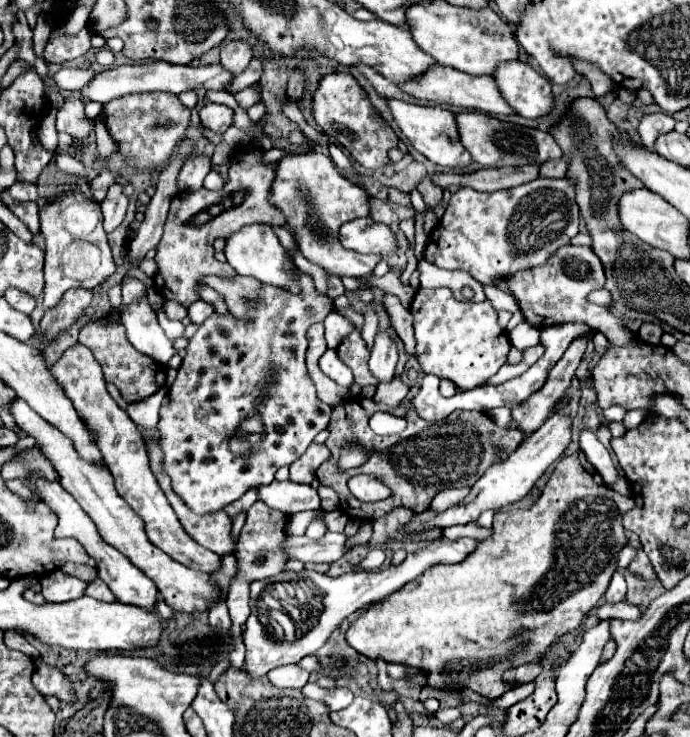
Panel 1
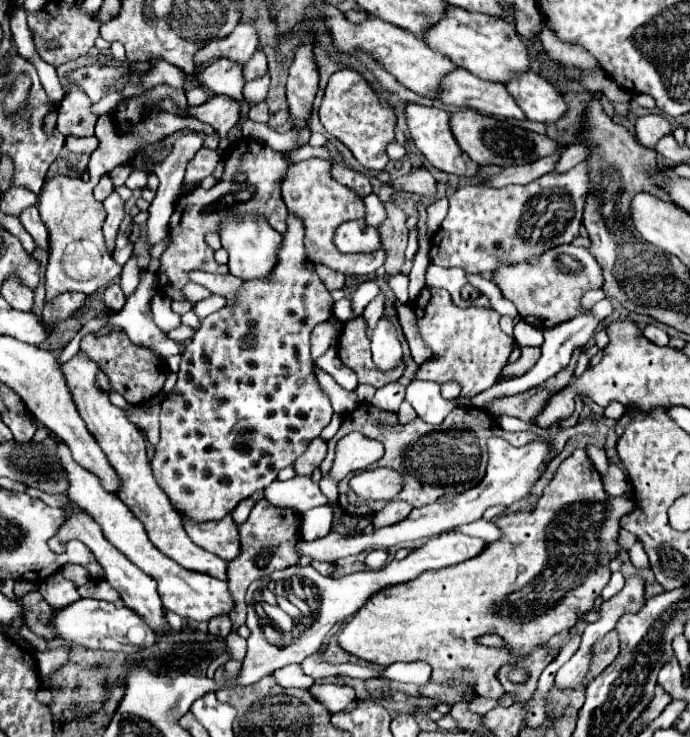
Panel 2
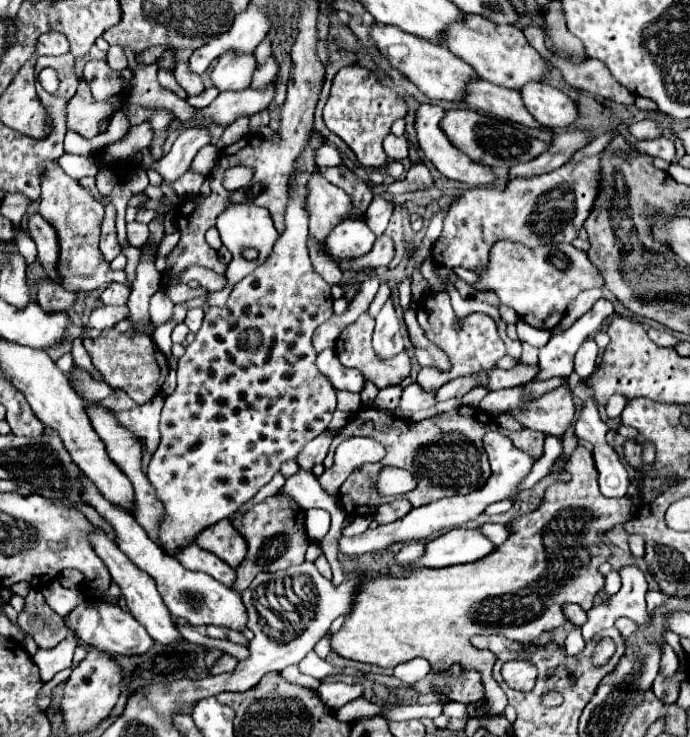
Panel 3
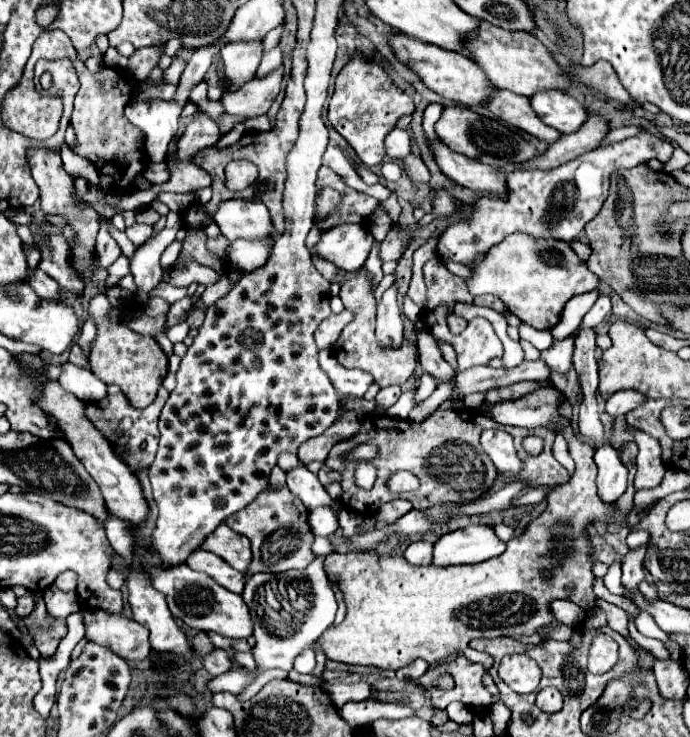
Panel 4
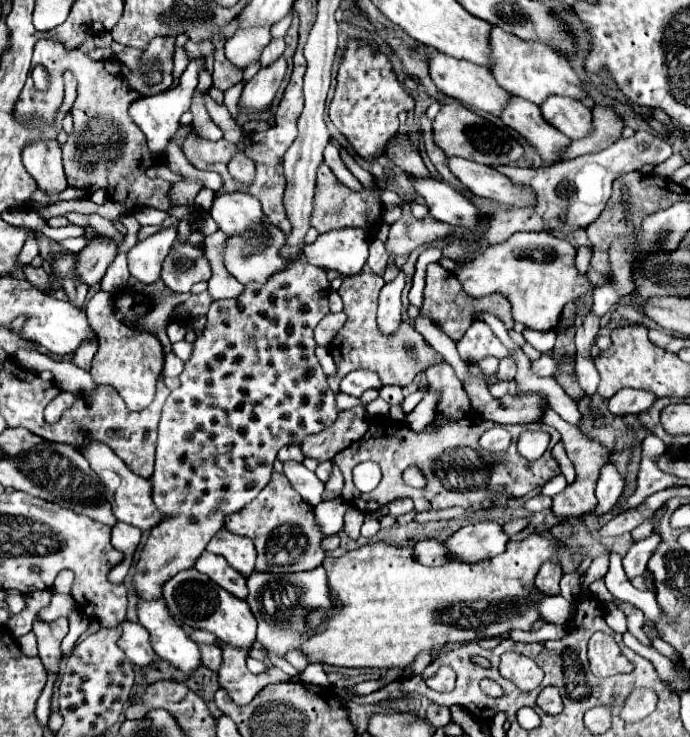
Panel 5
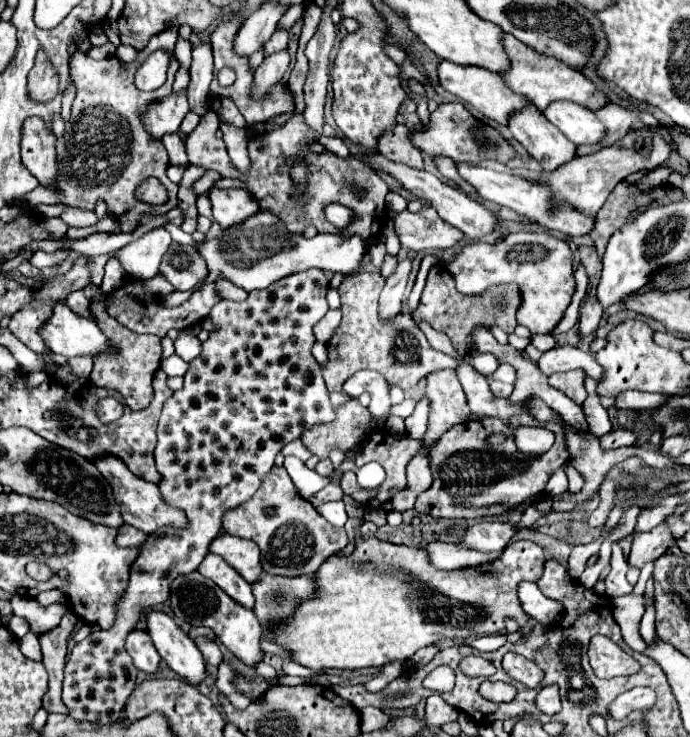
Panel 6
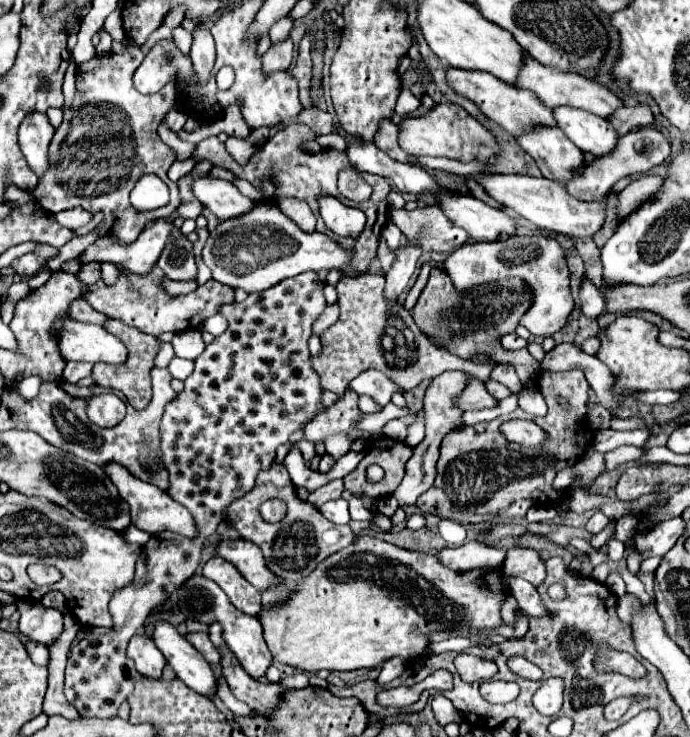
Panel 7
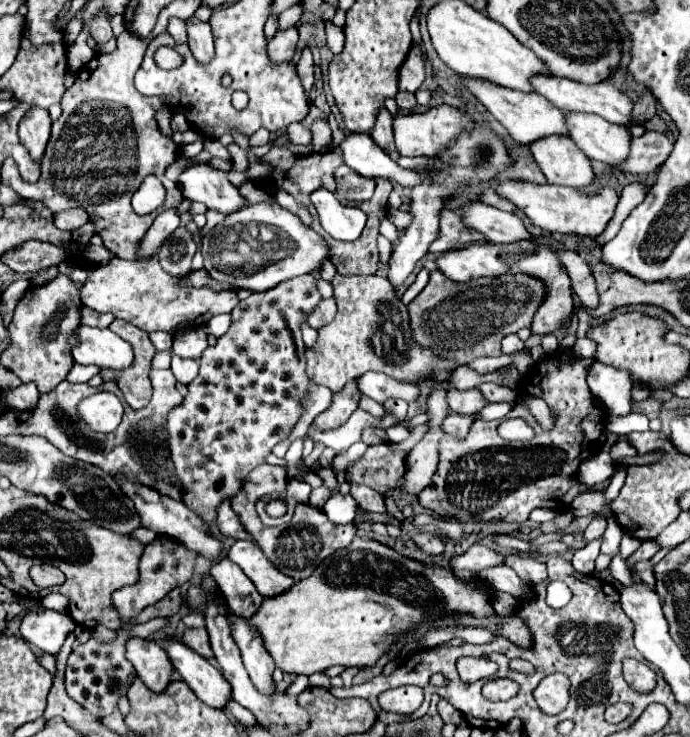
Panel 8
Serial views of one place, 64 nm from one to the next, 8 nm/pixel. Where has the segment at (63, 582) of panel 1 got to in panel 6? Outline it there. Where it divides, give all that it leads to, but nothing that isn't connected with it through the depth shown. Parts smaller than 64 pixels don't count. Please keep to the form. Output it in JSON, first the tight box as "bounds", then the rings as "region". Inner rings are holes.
{"bounds":[10,594,68,634],"region":[[[16,594],[12,596],[10,602],[13,614],[26,618],[30,622],[30,630],[36,634],[42,634],[42,632],[56,628],[56,624],[64,616],[64,612],[68,612],[66,600],[50,604],[50,606],[40,606],[38,602],[29,598],[22,598]]]}

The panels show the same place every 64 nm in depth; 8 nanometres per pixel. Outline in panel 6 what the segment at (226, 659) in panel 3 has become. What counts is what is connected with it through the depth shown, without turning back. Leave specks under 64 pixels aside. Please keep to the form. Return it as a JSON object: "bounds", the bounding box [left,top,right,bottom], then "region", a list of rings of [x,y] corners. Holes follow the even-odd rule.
{"bounds":[194,638,224,666],"region":[[[196,638],[194,642],[198,644],[198,648],[200,648],[202,656],[204,656],[204,662],[208,666],[218,666],[222,662],[224,656],[222,656],[222,650],[220,650],[220,646],[216,642],[206,640],[206,638]]]}

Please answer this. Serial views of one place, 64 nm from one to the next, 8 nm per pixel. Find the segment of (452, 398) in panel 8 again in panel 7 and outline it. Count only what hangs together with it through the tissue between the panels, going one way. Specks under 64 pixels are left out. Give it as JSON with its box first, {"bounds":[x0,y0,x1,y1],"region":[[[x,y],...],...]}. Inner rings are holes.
{"bounds":[458,374,498,410],"region":[[[468,374],[468,384],[464,392],[458,398],[458,406],[462,410],[484,410],[484,408],[496,408],[498,400],[492,398],[490,392],[486,392],[486,384],[478,380],[476,376]]]}

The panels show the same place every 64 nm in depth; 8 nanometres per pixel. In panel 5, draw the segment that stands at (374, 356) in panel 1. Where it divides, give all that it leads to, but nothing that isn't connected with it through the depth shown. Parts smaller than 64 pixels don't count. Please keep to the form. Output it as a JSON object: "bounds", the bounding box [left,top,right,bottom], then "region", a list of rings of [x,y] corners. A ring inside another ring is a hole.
{"bounds":[378,272,404,336],"region":[[[400,272],[392,282],[388,282],[380,290],[380,304],[378,304],[378,328],[384,336],[394,336],[402,322],[402,304],[400,292],[404,288],[404,274]]]}

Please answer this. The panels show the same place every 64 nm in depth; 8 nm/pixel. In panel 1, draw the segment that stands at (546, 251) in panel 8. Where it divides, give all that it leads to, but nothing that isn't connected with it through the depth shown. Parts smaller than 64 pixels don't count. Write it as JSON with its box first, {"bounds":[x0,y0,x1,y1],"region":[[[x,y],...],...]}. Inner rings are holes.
{"bounds":[506,244,642,346],"region":[[[572,244],[562,246],[560,252],[556,252],[544,266],[516,272],[506,280],[512,296],[520,304],[526,322],[530,322],[536,328],[546,328],[564,322],[584,322],[592,330],[602,332],[610,344],[624,346],[630,344],[632,340],[642,342],[636,334],[632,334],[626,328],[626,324],[620,318],[616,318],[606,308],[600,308],[586,300],[592,290],[604,288],[606,282],[604,266],[600,264],[600,258],[590,250],[590,246],[572,246]]]}

